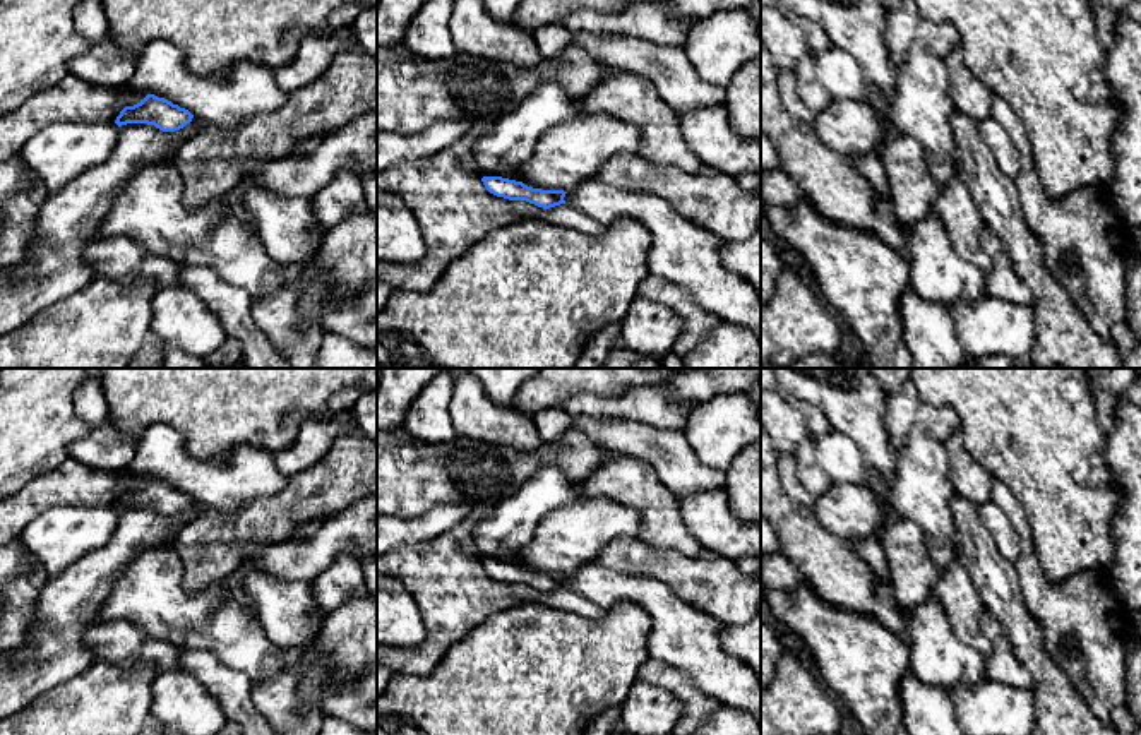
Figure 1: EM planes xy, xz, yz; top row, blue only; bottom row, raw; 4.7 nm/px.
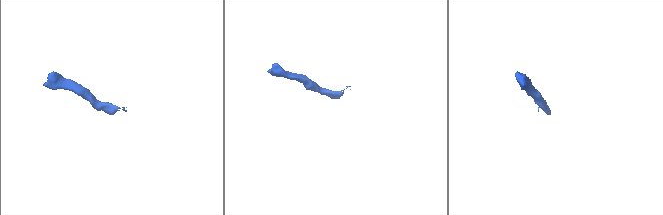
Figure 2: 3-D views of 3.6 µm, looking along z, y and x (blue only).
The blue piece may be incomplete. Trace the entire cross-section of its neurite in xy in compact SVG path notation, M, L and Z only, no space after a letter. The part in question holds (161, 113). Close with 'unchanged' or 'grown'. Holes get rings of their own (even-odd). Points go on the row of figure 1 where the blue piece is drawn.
M351 27L336 34L346 48L336 53L329 69L312 84L288 93L284 106L272 113L259 113L235 128L214 127L195 118L188 110L164 98L147 94L140 103L125 106L116 117L118 127L147 123L163 132L175 132L194 122L199 130L187 137L171 161L183 180L183 204L197 207L224 197L254 175L259 163L293 158L295 144L310 135L327 135L360 115L377 113L377 57L372 57L355 38Z | grown

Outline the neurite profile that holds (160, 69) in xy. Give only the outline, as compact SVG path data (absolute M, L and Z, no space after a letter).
M152 39L142 48L123 87L164 98L221 128L272 113L288 101L271 69L240 62L224 79L195 75L187 69L183 53L164 39Z

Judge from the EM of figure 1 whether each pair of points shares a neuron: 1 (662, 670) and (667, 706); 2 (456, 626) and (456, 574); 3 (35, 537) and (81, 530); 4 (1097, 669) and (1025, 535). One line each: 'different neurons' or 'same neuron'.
1: different neurons
2: same neuron
3: same neuron
4: same neuron

